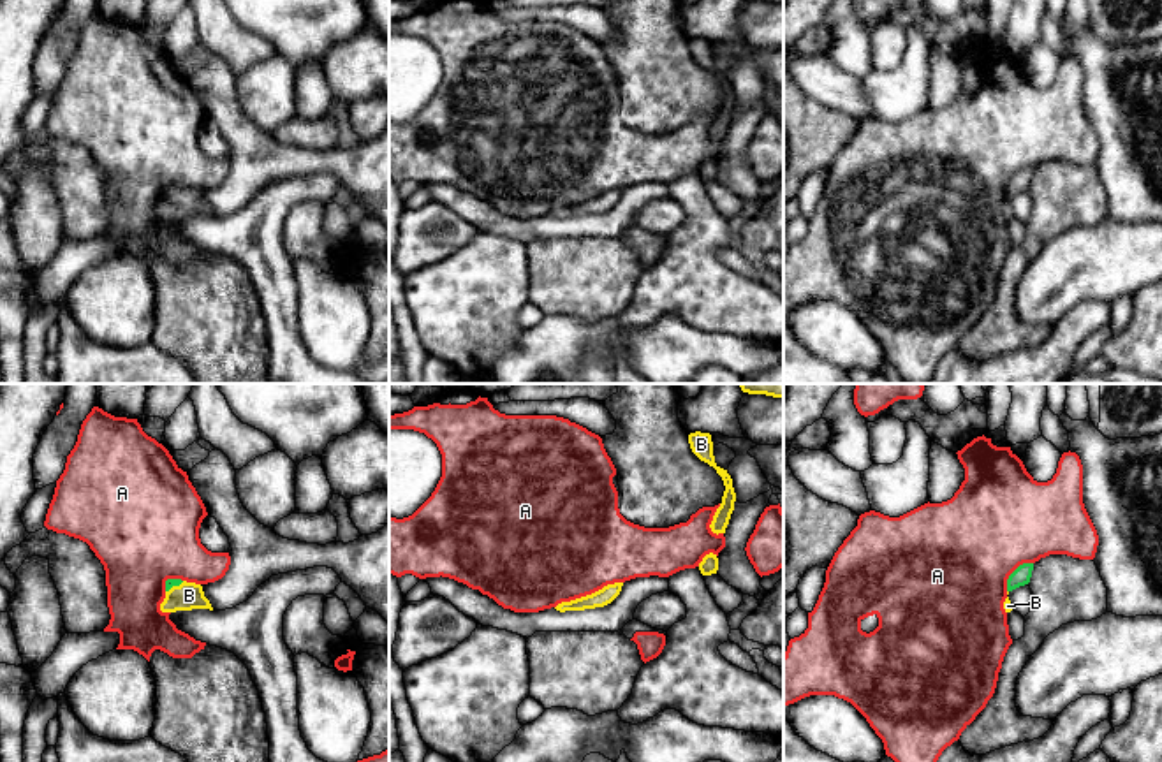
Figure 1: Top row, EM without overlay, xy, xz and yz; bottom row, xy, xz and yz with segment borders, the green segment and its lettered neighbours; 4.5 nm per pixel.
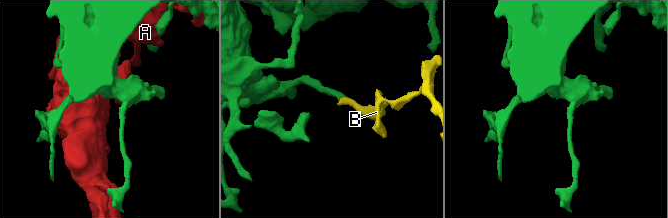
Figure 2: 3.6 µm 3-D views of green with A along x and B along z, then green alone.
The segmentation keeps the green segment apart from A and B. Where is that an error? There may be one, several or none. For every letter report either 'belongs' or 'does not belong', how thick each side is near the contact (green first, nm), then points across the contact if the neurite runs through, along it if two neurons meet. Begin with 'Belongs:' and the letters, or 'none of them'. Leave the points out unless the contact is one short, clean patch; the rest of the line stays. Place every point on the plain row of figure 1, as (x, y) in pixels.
Belongs: B
A: does not belong | 80/480 nm
B: belongs | 50/130 nm | across xy (169, 189), (175, 190), (189, 201)

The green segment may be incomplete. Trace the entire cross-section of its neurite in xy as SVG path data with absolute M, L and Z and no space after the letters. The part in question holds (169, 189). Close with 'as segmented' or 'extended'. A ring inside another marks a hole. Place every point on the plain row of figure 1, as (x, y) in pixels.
M181 185L165 187L165 204L160 209L162 218L210 215L210 206L204 202L202 192Z | extended

